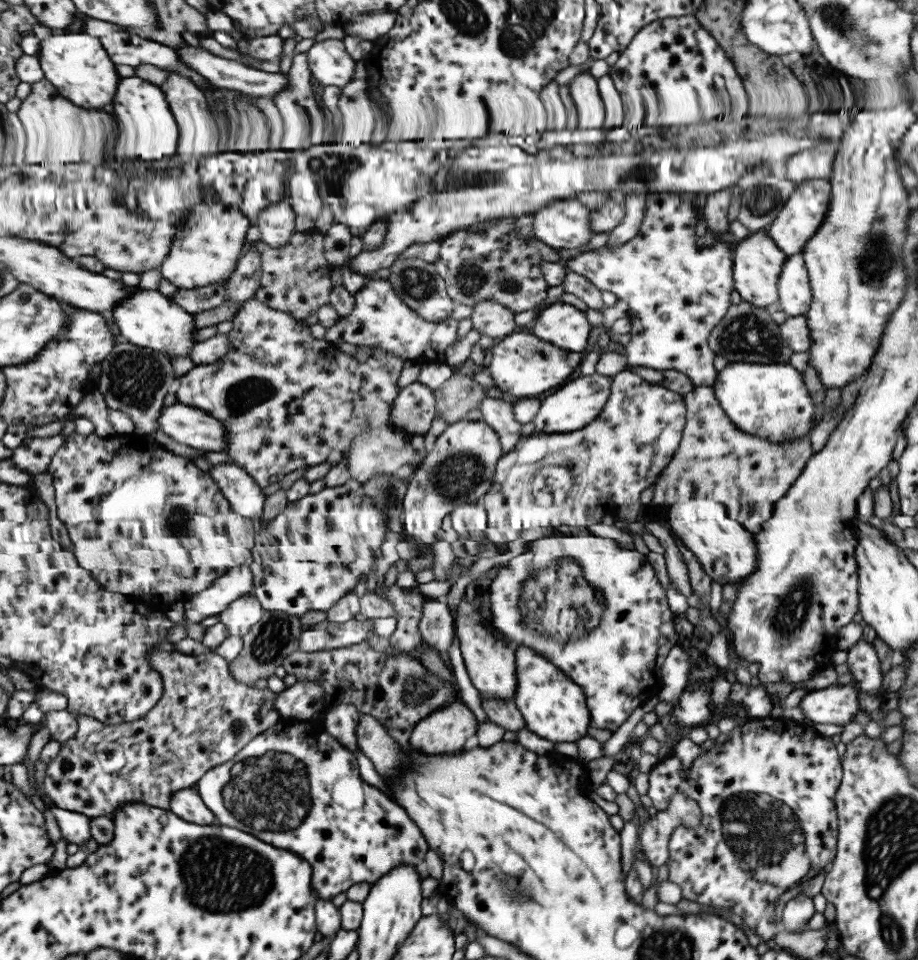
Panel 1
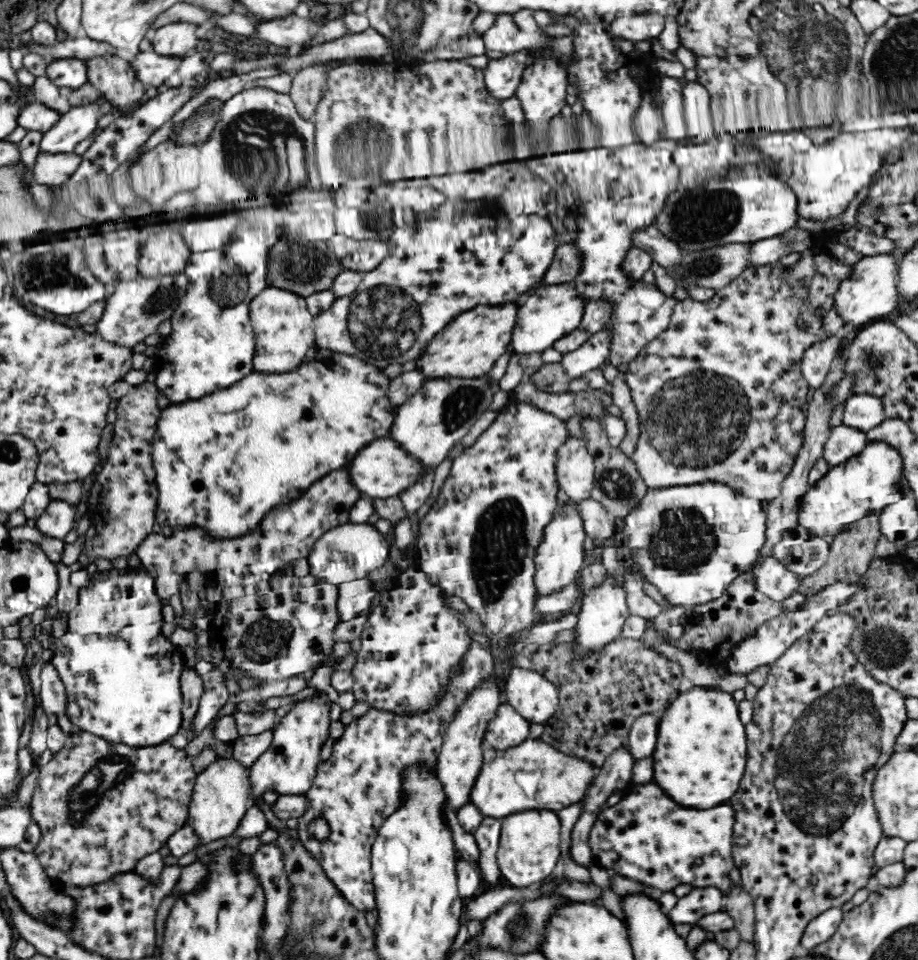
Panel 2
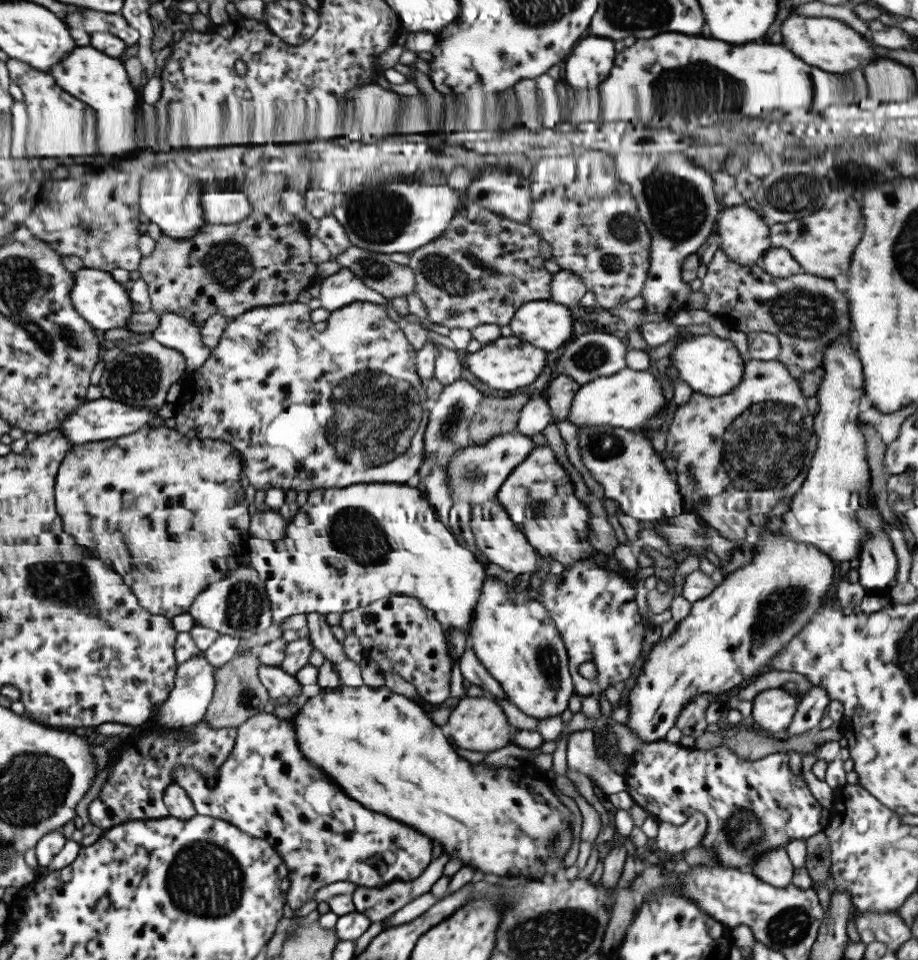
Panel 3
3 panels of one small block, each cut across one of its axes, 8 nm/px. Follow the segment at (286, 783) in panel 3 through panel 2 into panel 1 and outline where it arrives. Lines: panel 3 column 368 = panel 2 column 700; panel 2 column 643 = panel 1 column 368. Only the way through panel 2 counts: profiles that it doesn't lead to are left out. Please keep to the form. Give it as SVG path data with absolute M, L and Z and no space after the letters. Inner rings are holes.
M320 718L309 720L309 722L278 719L276 724L273 724L257 737L254 737L248 744L245 744L243 749L235 754L231 760L207 770L202 778L193 785L193 788L201 797L203 804L213 813L217 826L231 826L237 828L237 830L245 830L245 834L253 834L255 838L261 840L261 843L271 844L274 848L287 850L301 856L305 862L309 862L309 866L313 870L311 886L316 892L316 897L326 901L331 900L333 896L342 891L345 892L352 884L366 882L368 885L372 885L379 877L389 873L389 870L401 865L401 863L416 866L417 863L423 860L425 852L428 850L425 838L419 832L417 825L413 824L413 821L407 817L405 810L399 808L397 803L393 802L390 797L383 794L379 789L369 786L360 779L355 756L341 746L335 738L325 733Z

